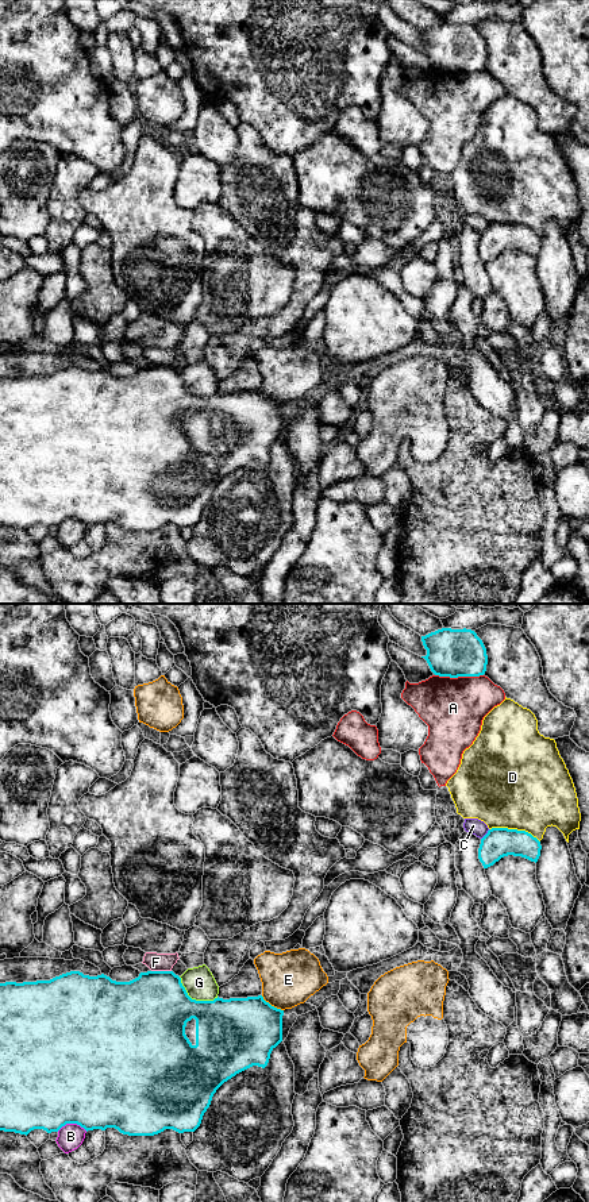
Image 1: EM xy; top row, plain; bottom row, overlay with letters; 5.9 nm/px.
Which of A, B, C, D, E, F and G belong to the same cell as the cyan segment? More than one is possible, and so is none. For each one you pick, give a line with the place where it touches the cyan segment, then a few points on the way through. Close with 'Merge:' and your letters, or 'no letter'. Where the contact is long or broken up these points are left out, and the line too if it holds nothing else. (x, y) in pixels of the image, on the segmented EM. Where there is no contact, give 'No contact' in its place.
Merge: no letter

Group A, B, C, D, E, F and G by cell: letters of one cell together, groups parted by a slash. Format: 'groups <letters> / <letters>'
groups A / B / C / D / E / F / G

